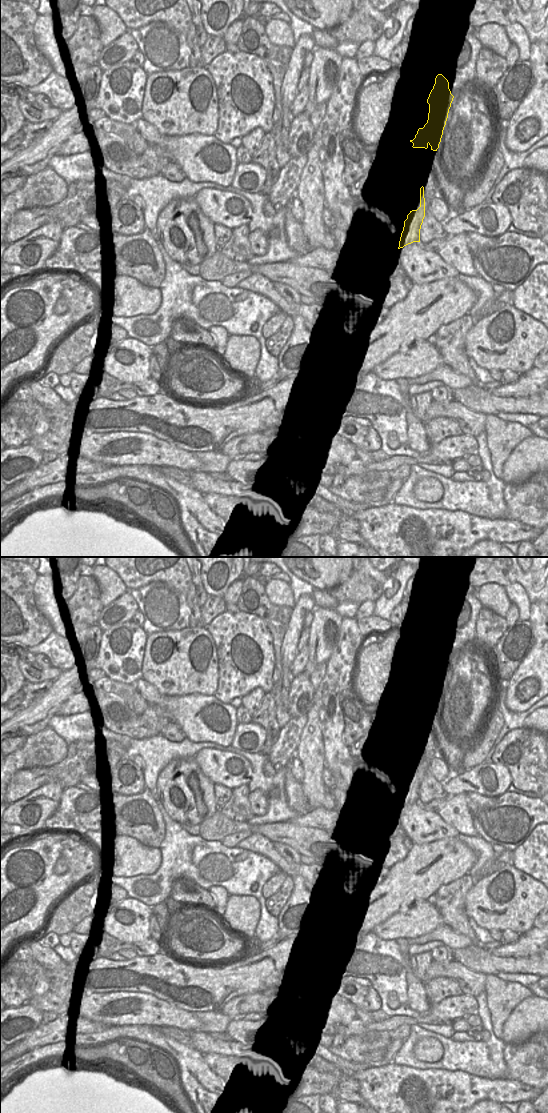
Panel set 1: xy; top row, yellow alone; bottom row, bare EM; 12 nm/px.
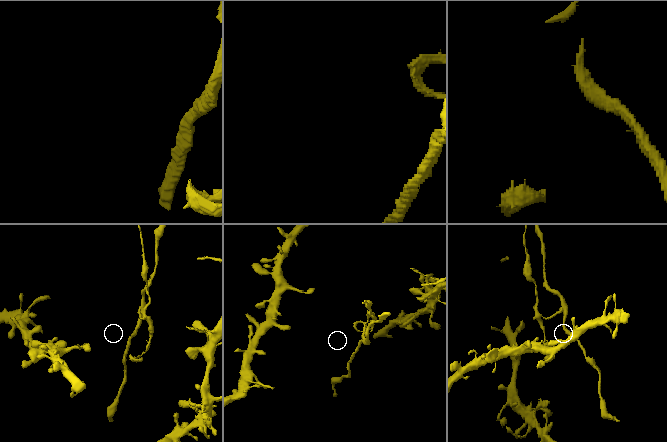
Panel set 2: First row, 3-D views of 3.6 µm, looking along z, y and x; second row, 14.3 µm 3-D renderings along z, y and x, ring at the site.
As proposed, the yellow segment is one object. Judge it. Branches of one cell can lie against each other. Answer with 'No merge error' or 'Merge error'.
Merge error.

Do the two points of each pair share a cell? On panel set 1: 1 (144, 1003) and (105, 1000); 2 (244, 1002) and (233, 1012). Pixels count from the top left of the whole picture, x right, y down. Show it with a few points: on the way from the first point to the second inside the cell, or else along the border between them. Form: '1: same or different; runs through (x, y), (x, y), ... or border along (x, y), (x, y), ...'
1: same; runs through (134, 1003), (115, 1003)
2: same; runs through (241, 1005), (236, 1009)

